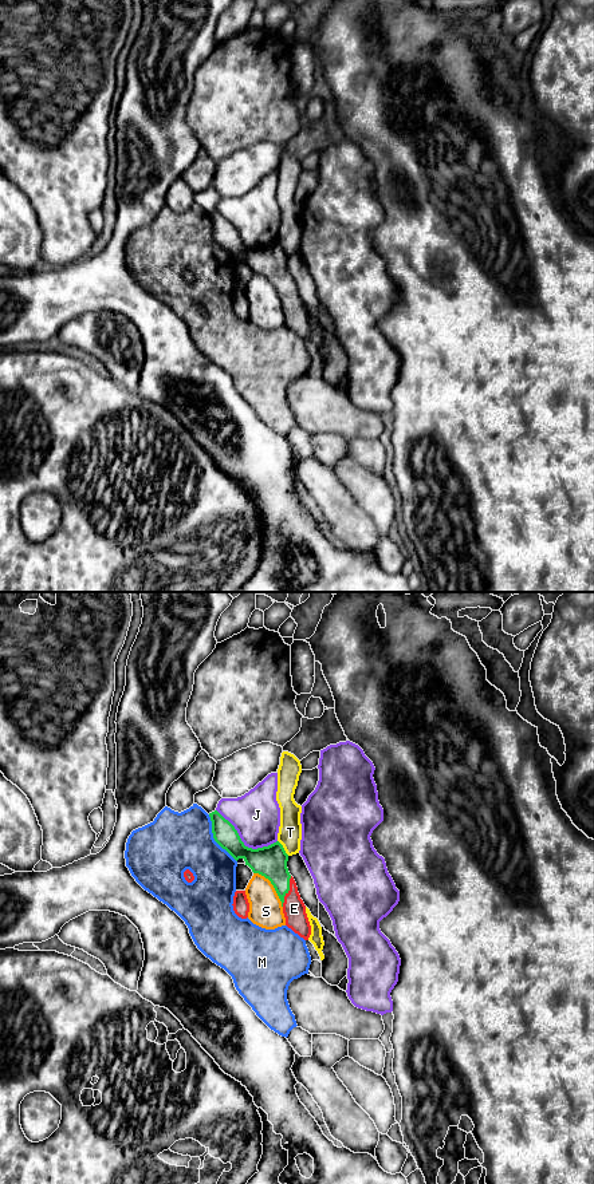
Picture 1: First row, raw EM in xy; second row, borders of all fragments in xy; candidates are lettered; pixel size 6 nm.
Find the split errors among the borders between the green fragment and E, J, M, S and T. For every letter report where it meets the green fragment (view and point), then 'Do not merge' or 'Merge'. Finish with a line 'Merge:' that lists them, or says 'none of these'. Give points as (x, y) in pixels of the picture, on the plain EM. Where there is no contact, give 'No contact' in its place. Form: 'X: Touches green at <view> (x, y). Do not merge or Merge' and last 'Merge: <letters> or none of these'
E: Touches green at xy (288, 289). Merge
J: Touches green at xy (243, 243). Do not merge
M: Touches green at xy (213, 237). Do not merge
S: Touches green at xy (274, 287). Do not merge
T: Touches green at xy (283, 248). Do not merge
Merge: E

